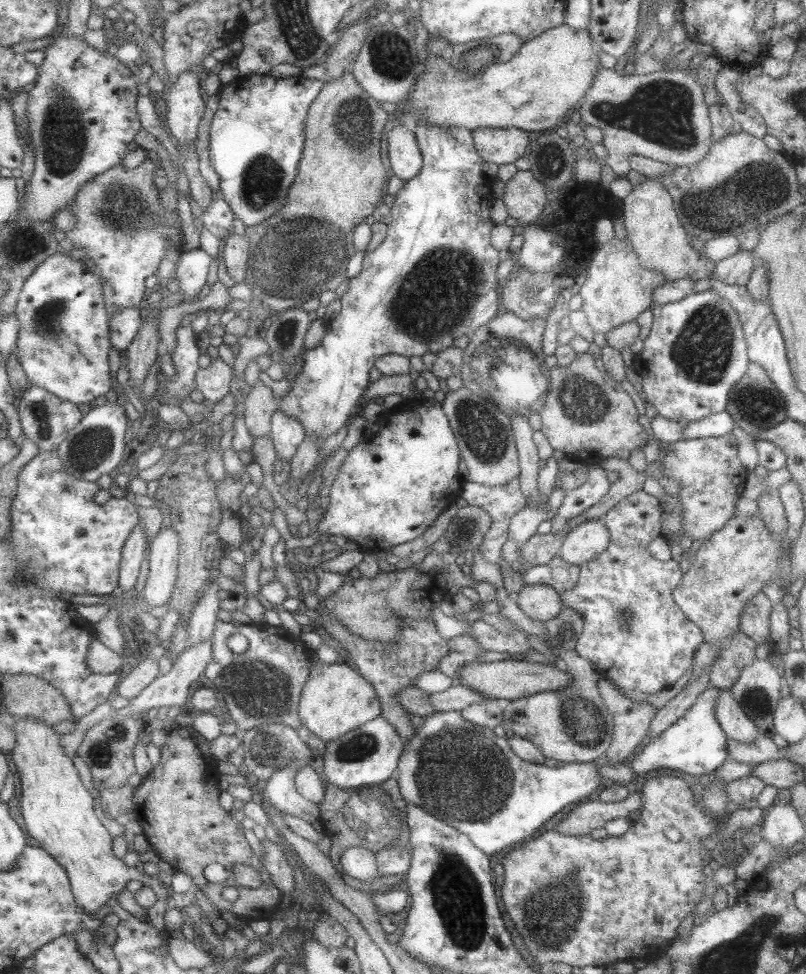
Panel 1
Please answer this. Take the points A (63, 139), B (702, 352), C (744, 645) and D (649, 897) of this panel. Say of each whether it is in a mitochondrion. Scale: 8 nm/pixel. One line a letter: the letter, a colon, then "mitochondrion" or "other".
A: mitochondrion
B: mitochondrion
C: other
D: other

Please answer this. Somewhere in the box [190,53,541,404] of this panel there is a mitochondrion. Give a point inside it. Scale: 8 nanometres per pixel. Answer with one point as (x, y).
(300, 257)

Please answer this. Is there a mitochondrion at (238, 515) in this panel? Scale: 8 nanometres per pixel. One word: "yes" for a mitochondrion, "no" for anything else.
no

